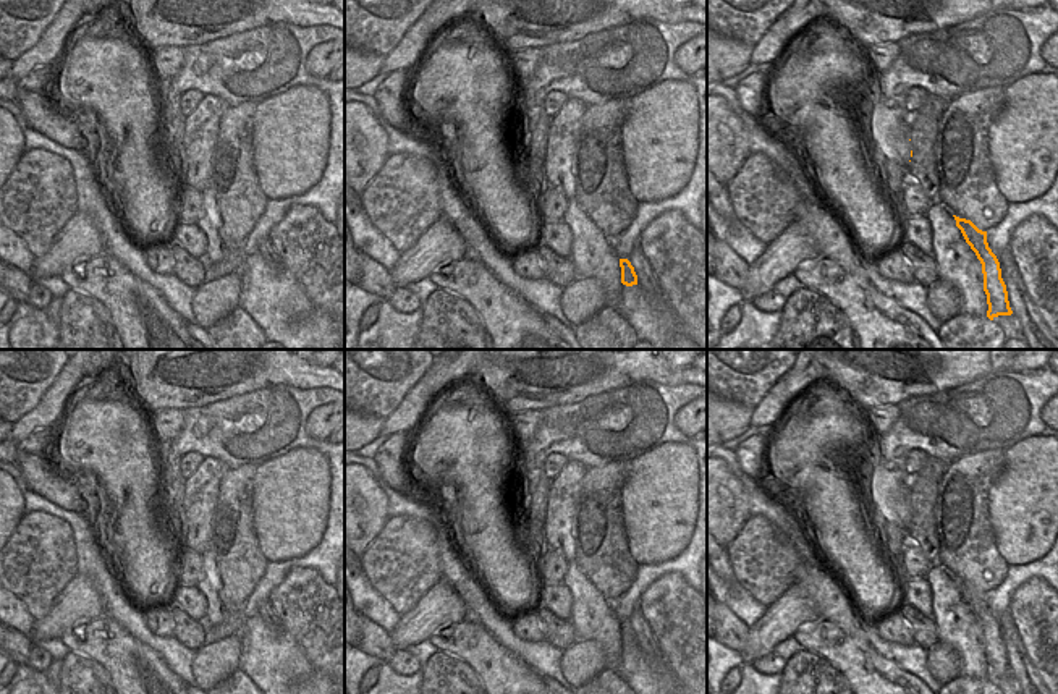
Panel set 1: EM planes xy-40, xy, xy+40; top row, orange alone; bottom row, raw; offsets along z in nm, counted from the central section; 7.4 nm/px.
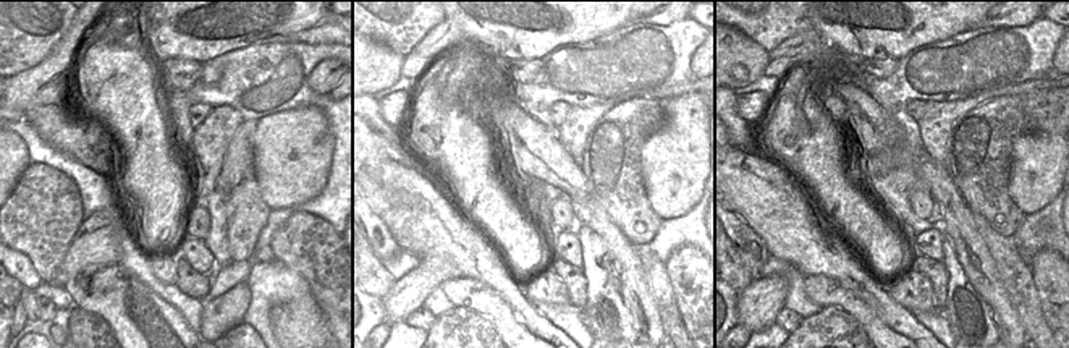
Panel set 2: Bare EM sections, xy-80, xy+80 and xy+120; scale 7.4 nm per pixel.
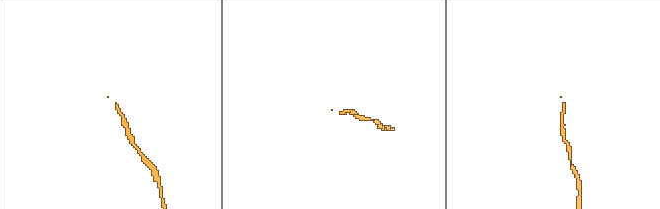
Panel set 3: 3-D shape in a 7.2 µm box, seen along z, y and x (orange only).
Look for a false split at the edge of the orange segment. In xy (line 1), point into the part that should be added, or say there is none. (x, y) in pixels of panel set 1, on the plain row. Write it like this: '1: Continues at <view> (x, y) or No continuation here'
1: No continuation here

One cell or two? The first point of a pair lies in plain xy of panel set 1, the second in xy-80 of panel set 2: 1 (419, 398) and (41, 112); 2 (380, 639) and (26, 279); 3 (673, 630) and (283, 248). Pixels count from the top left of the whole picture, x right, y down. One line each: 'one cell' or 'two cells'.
1: two cells
2: two cells
3: one cell

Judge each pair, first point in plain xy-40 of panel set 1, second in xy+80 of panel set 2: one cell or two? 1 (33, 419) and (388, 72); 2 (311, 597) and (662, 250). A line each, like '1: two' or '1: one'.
1: two
2: two

